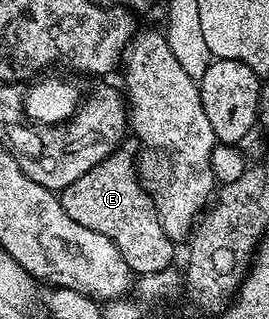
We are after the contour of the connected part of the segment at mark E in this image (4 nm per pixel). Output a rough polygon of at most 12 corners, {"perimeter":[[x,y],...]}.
{"perimeter":[[124,137],[61,191],[69,217],[109,236],[132,275],[161,272],[176,243]]}

